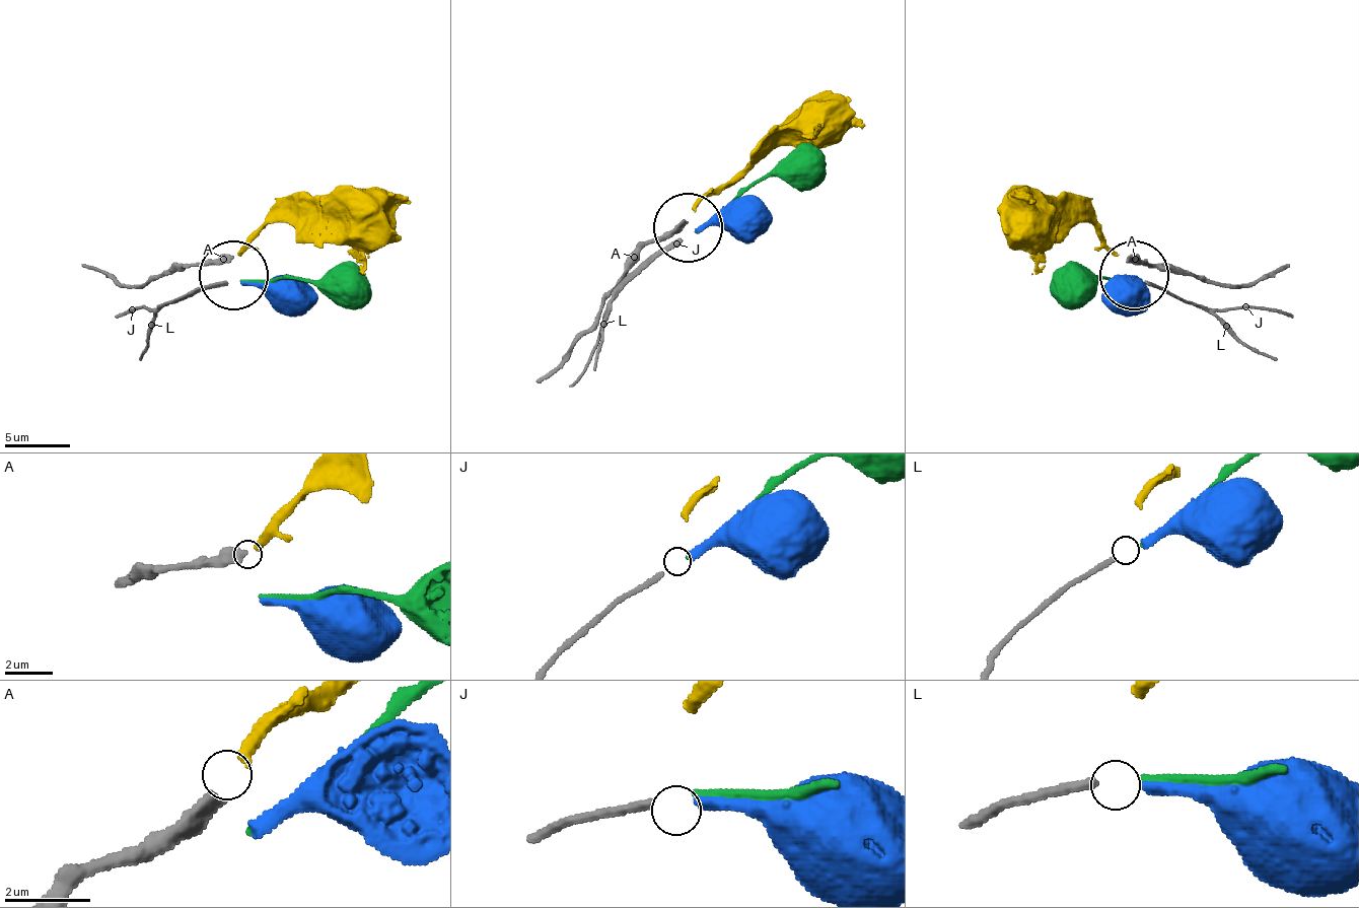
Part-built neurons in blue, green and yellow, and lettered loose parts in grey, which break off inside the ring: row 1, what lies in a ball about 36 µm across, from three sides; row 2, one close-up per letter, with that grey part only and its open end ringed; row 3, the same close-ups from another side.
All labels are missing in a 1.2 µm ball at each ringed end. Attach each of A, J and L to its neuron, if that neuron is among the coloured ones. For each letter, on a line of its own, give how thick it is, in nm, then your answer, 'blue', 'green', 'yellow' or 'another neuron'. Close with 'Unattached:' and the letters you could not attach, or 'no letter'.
A: 440 nm thick; yellow
J: 220 nm thick; blue
L: 240 nm thick; green
Unattached: no letter

